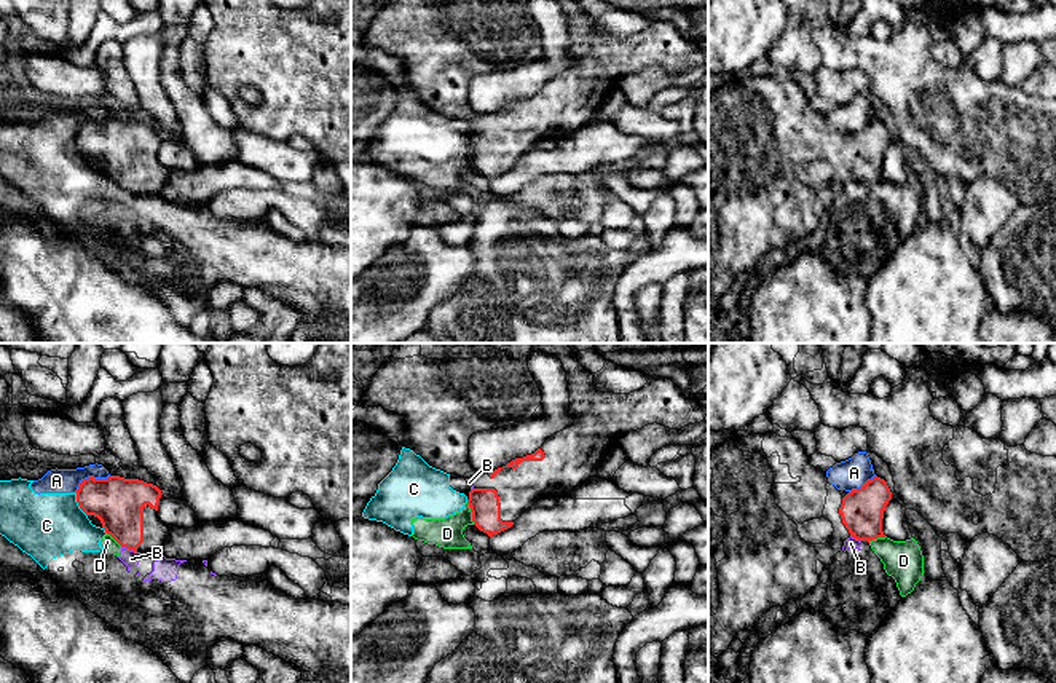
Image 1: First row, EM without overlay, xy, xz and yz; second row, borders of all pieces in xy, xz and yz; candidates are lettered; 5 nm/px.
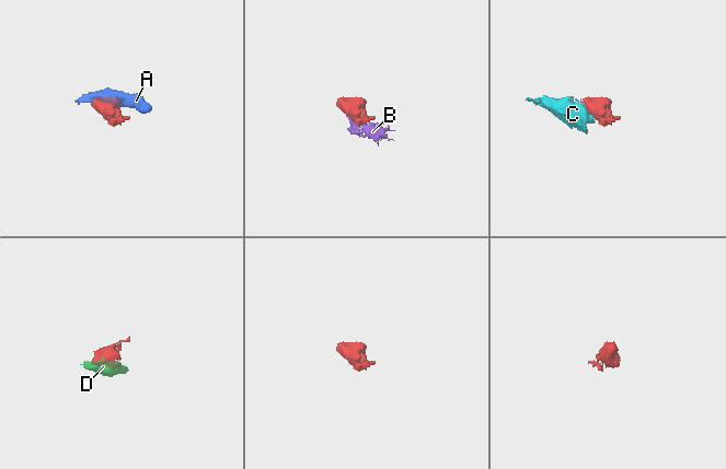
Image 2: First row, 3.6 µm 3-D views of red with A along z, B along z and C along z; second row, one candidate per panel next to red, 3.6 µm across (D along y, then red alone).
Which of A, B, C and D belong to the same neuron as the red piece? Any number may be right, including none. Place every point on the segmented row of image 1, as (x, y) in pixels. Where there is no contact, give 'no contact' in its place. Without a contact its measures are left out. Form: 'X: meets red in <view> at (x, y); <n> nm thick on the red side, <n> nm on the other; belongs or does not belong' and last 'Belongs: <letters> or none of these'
A: meets red in xy at (91, 477); 260 nm thick on the red side, 130 nm on the other; does not belong
B: meets red in xy at (130, 549); 260 nm thick on the red side, 90 nm on the other; does not belong
C: meets red in xy at (78, 505); 260 nm thick on the red side, 320 nm on the other; does not belong
D: meets red in xz at (472, 514); 150 nm thick on the red side, 150 nm on the other; does not belong
Belongs: none of these

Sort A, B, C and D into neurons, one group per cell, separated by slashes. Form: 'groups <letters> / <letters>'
groups A B C D

